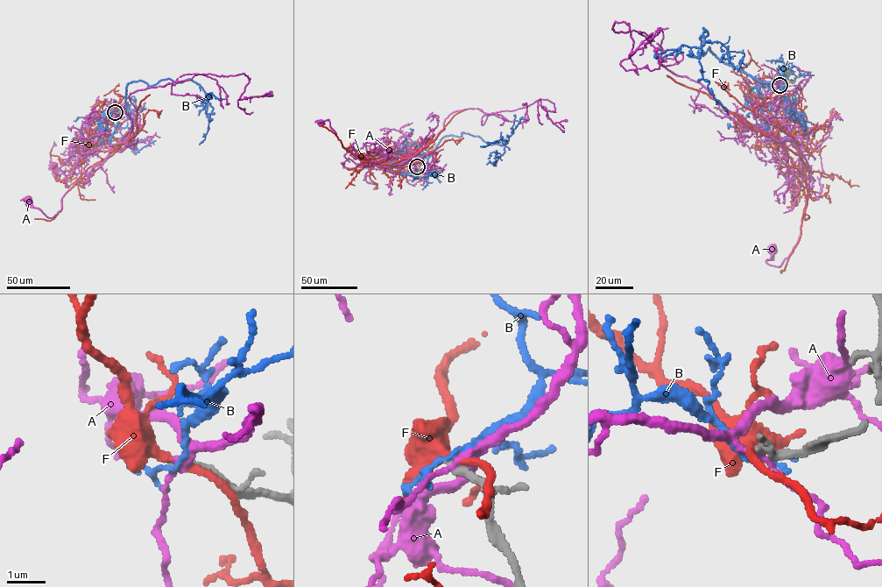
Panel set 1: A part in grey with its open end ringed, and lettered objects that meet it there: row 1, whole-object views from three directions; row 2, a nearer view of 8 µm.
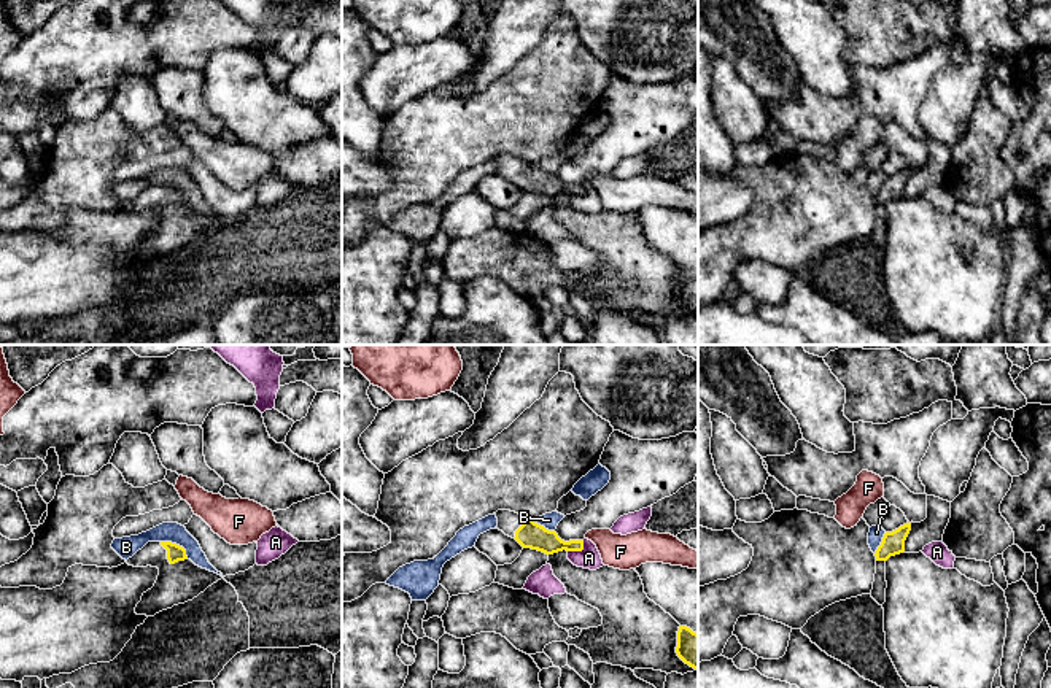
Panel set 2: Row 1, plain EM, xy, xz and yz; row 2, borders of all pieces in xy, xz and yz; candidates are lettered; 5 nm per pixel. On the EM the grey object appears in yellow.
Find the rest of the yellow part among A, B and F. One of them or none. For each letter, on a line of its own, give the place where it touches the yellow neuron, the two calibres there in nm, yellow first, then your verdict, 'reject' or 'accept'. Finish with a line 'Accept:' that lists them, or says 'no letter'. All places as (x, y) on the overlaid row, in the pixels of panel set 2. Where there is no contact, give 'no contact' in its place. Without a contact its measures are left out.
A: contact xz (579, 550); calibres 130 and 110 nm; reject
B: contact xy (175, 544); calibres 90 and 110 nm; reject
F: no contact; reject
Accept: no letter

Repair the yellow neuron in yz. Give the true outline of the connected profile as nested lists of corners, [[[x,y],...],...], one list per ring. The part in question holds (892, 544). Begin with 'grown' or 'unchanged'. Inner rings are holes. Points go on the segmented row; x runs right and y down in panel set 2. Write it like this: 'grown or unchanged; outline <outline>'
grown; outline [[[906,523],[892,532],[886,532],[881,545],[878,547],[875,553],[876,574],[875,574],[873,589],[870,594],[879,605],[886,602],[886,588],[887,588],[886,561],[890,556],[895,556],[905,551],[905,540],[909,531],[911,531],[911,523]]]

